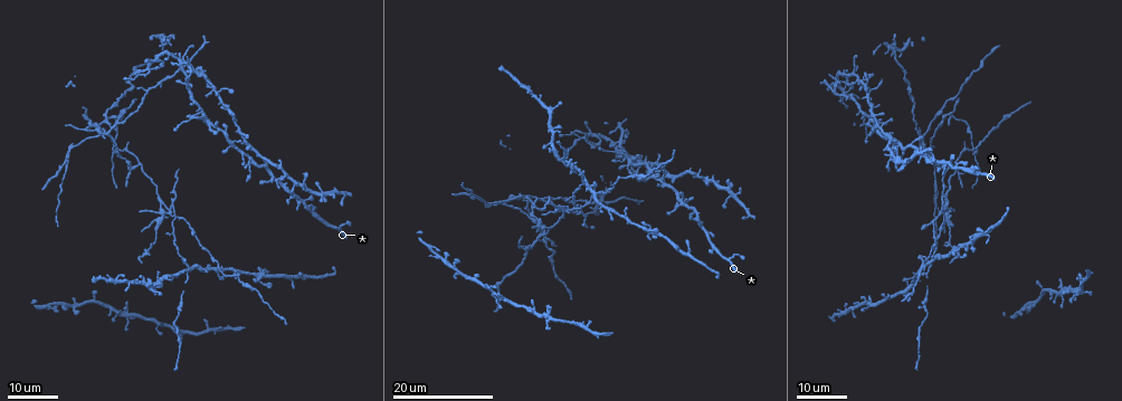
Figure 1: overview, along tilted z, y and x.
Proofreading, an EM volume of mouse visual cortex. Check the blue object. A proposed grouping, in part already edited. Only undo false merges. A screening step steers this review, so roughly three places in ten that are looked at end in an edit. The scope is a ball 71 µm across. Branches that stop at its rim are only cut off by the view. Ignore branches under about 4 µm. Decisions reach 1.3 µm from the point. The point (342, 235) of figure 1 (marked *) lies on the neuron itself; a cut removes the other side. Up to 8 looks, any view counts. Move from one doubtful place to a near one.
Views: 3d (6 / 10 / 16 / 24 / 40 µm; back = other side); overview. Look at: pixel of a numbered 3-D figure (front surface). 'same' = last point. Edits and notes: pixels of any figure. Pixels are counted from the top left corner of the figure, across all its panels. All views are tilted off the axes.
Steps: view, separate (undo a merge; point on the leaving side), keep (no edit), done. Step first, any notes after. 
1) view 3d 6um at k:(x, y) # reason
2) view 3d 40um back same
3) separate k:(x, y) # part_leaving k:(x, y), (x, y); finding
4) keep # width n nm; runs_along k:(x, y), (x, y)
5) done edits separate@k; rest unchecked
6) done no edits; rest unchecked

view 3d 16um at 1:(897, 144) # a fork

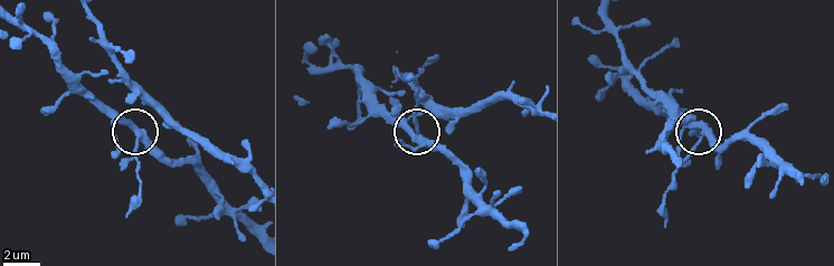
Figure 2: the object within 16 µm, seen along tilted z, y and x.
view 3d 6um at 2:(140, 139)

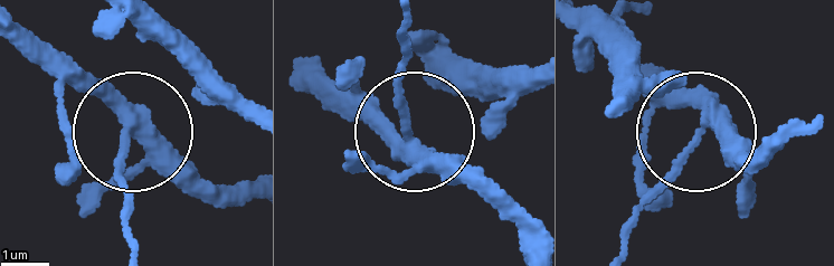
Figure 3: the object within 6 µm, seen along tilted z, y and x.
view 3d 6um back at 3:(704, 128)

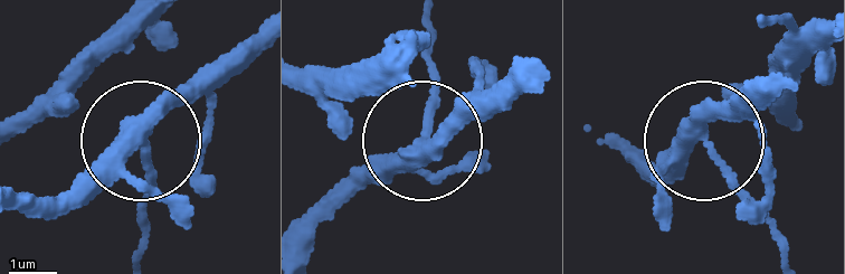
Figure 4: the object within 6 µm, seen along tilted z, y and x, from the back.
keep # arms 3; one neuron here

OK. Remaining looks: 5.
view 3d 16um at 1:(872, 114) # four arms meet

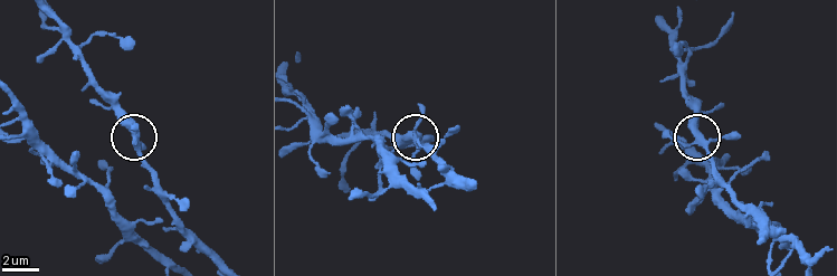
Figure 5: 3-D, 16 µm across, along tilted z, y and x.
view 3d 10um at 5:(704, 144)

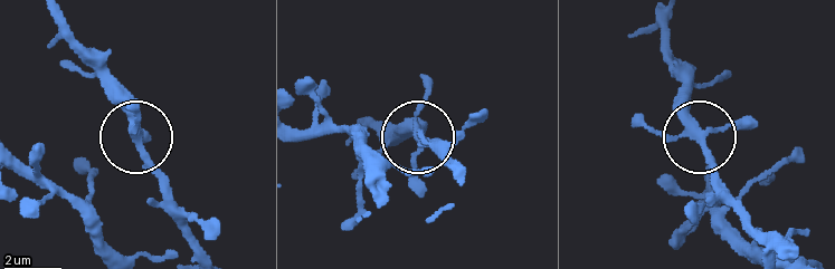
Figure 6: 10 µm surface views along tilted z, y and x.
keep # arms 4; continuous, no second neuron

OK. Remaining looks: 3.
view 3d 16um at 1:(869, 121) # small branch off a trunk

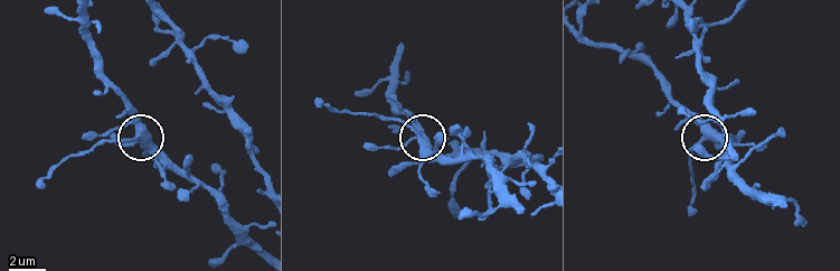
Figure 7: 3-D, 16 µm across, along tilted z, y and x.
view 3d 6um at 7:(141, 133)

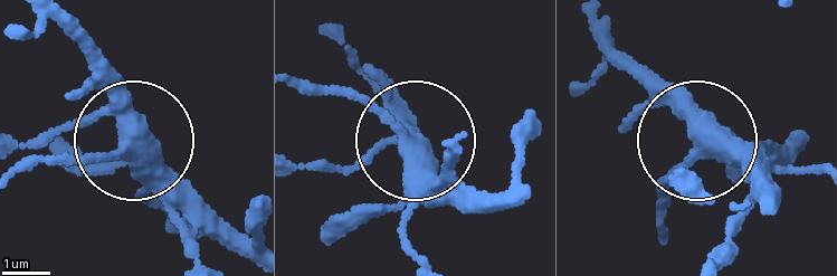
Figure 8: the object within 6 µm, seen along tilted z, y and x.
view 3d 6um back at 8:(695, 145)

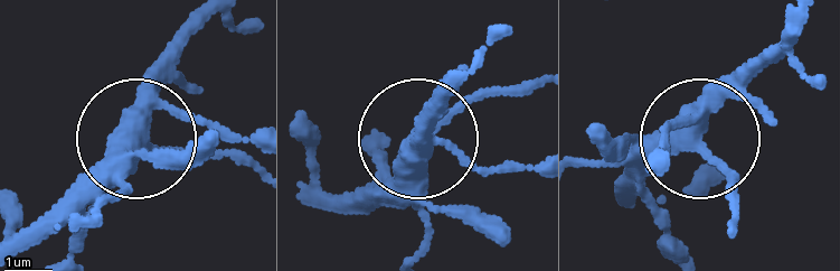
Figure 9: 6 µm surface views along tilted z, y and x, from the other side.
keep # width 360 nm; runs_along 9:(17, 257), (138, 145), (238, 161); all the same neuron

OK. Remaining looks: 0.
done no edits; rest unchecked

